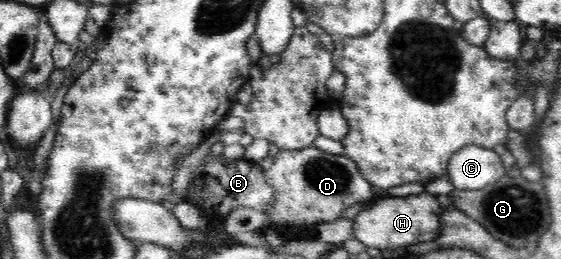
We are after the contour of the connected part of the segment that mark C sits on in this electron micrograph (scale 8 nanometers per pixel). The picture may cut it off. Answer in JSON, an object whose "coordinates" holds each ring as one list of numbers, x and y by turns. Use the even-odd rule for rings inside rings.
{"coordinates":[[472,144,452,155,446,178,454,189,479,190,492,185,505,172,500,155,493,149]]}

